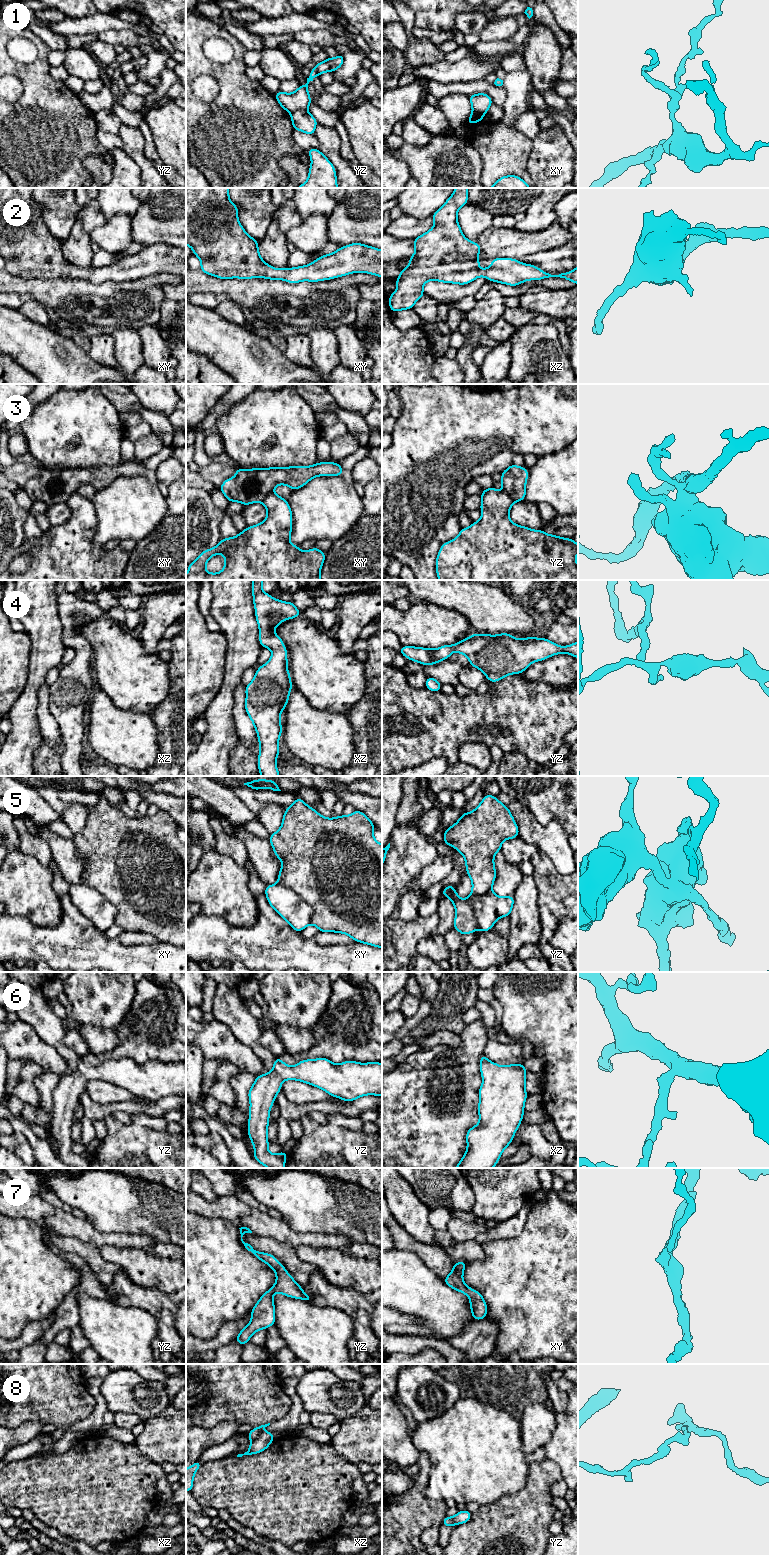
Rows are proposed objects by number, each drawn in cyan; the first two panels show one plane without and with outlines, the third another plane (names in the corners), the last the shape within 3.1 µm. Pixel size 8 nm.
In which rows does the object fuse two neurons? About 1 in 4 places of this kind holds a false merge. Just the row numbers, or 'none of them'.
1, 5, 8

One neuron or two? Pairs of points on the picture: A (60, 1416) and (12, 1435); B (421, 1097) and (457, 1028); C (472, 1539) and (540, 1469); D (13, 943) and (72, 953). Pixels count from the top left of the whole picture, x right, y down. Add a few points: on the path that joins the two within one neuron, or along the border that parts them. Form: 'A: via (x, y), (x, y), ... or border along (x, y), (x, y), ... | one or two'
A: border along (45, 1424), (39, 1421), (24, 1421), (19, 1425) | two
B: border along (465, 1025), (459, 1035) | two
C: via (492, 1531), (534, 1489) | one
D: via (28, 943), (57, 946) | one

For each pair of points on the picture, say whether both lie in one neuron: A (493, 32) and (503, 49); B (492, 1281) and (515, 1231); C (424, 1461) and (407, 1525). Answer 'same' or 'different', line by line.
A: different
B: different
C: same

